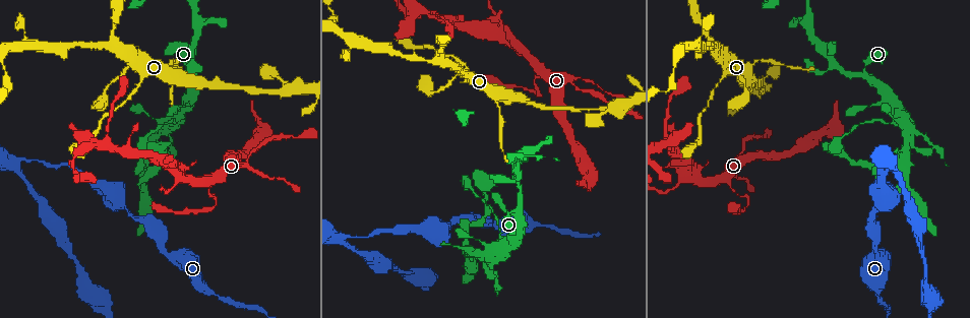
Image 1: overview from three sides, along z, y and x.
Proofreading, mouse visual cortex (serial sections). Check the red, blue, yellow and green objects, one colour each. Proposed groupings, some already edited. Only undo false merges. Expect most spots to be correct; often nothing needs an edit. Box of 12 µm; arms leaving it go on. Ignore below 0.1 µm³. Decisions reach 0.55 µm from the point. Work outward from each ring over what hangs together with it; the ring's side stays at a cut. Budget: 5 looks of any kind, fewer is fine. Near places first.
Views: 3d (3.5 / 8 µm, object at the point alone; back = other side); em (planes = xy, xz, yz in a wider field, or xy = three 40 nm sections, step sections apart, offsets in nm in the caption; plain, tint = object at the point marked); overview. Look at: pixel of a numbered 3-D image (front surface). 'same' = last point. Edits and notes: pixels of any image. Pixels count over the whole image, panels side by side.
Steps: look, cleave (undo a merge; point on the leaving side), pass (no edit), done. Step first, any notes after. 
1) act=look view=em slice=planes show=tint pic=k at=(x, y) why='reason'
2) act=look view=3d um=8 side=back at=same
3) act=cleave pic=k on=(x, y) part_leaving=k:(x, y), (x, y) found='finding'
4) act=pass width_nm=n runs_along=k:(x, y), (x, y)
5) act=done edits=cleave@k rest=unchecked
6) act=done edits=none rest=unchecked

act=look view=3d um=3.5 pic=1 at=(285, 90) why='thin arm on a thick one'

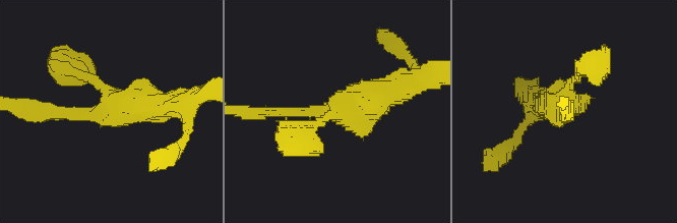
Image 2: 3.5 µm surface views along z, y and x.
act=look view=em slice=xy step=3 show=tint pic=2 at=(111, 106)

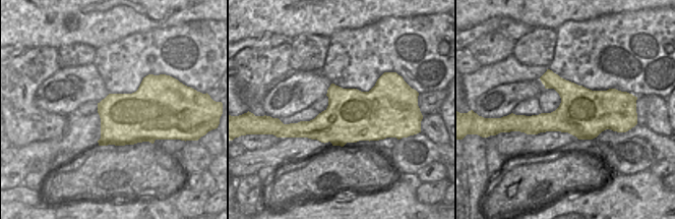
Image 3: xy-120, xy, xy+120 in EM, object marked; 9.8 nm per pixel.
act=pass arm_widths_nm=150,150,400 runs_along=2:(275, 113), (369, 106), (407, 85) found='continuous, no second cell'

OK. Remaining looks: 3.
act=look view=3d um=3.5 pic=1 at=(730, 186) why='abrupt turn'

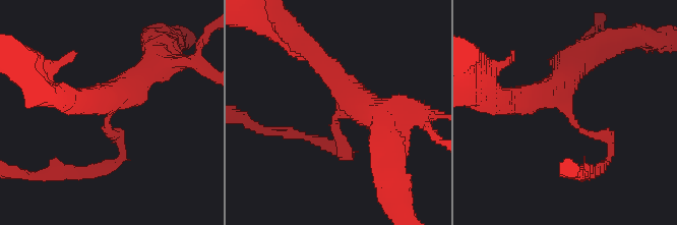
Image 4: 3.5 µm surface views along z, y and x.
act=pass arm_widths_nm=200,450 runs_along=4:(151, 66), (108, 116), (120, 157) found='all the same cell'

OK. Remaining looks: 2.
act=done edits=none rest=unchecked

